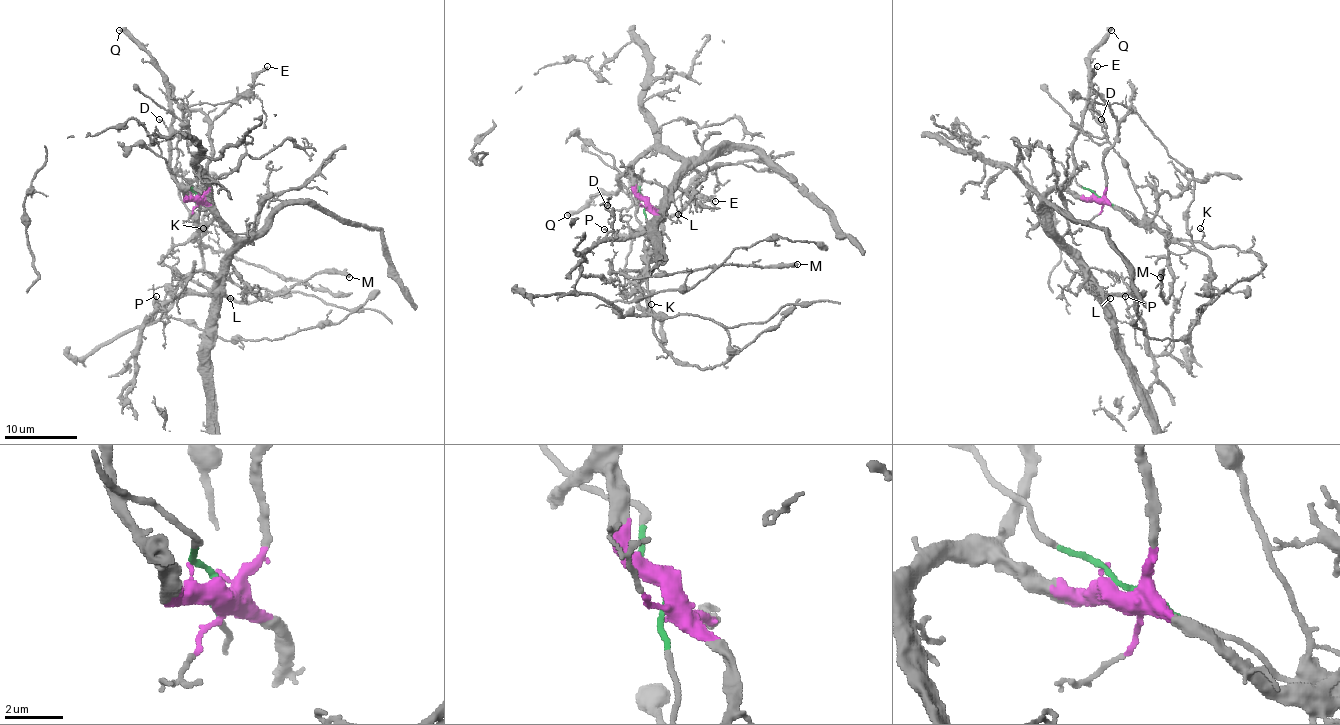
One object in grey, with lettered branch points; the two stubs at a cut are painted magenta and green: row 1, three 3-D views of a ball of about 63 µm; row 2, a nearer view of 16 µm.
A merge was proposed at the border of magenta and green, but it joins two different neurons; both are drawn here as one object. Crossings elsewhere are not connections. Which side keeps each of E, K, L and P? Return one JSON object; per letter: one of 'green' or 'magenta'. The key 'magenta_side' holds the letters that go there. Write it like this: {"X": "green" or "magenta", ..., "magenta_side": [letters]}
{"E": "magenta", "K": "magenta", "L": "magenta", "P": "magenta", "magenta_side": ["E", "K", "L", "P"]}

